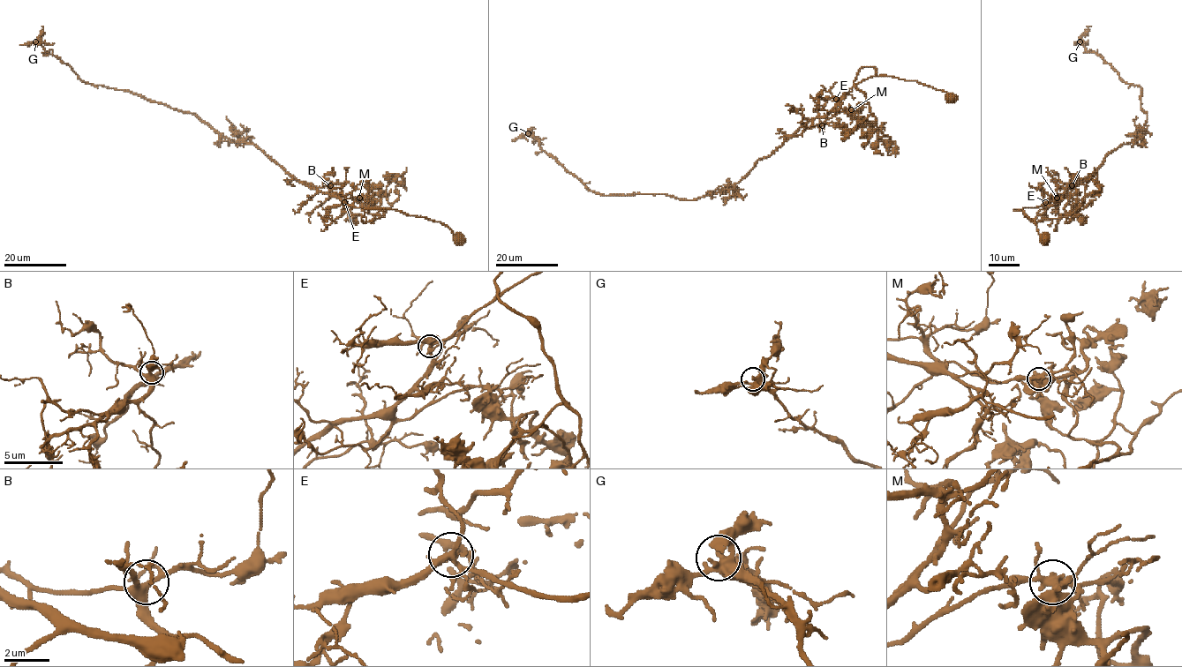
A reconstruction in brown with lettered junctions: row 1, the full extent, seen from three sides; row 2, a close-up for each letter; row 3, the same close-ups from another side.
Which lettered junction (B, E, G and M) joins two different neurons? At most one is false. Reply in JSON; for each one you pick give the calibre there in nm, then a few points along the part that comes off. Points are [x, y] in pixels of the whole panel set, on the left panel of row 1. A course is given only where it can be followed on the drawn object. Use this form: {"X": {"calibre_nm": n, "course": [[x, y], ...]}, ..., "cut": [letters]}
{"M": {"calibre_nm": 320, "course": [[359, 197], [365, 197], [370, 206], [367, 212], [382, 217], [398, 198], [396, 186], [402, 181], [406, 168]]}, "cut": ["M"]}

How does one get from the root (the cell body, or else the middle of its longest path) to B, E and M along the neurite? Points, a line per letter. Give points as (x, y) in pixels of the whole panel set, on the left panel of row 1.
B: (459, 236), (440, 222), (422, 216), (408, 215), (395, 209), (350, 206), (330, 190), (330, 185)
E: (459, 236), (440, 222), (422, 216), (408, 215), (395, 209), (354, 207), (344, 202)
M: (459, 236), (440, 222), (422, 216), (408, 215), (395, 209), (348, 206), (359, 197)

